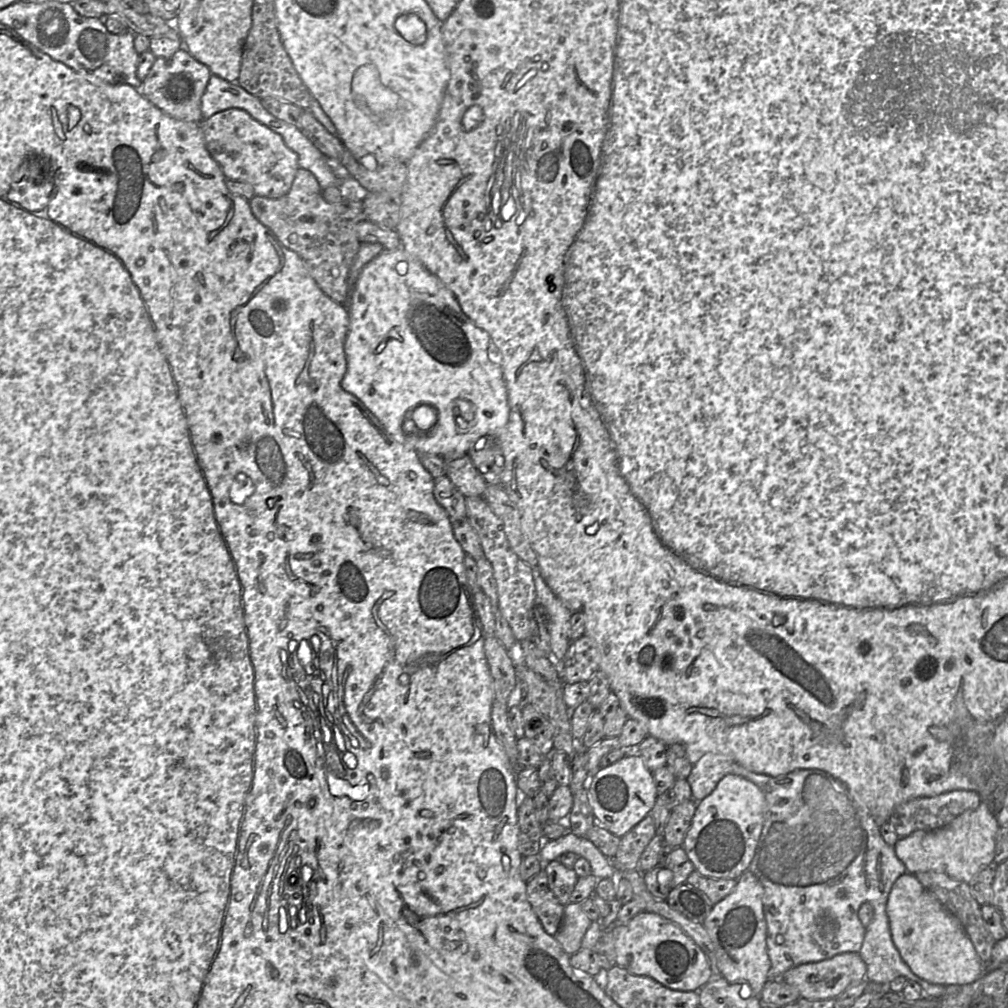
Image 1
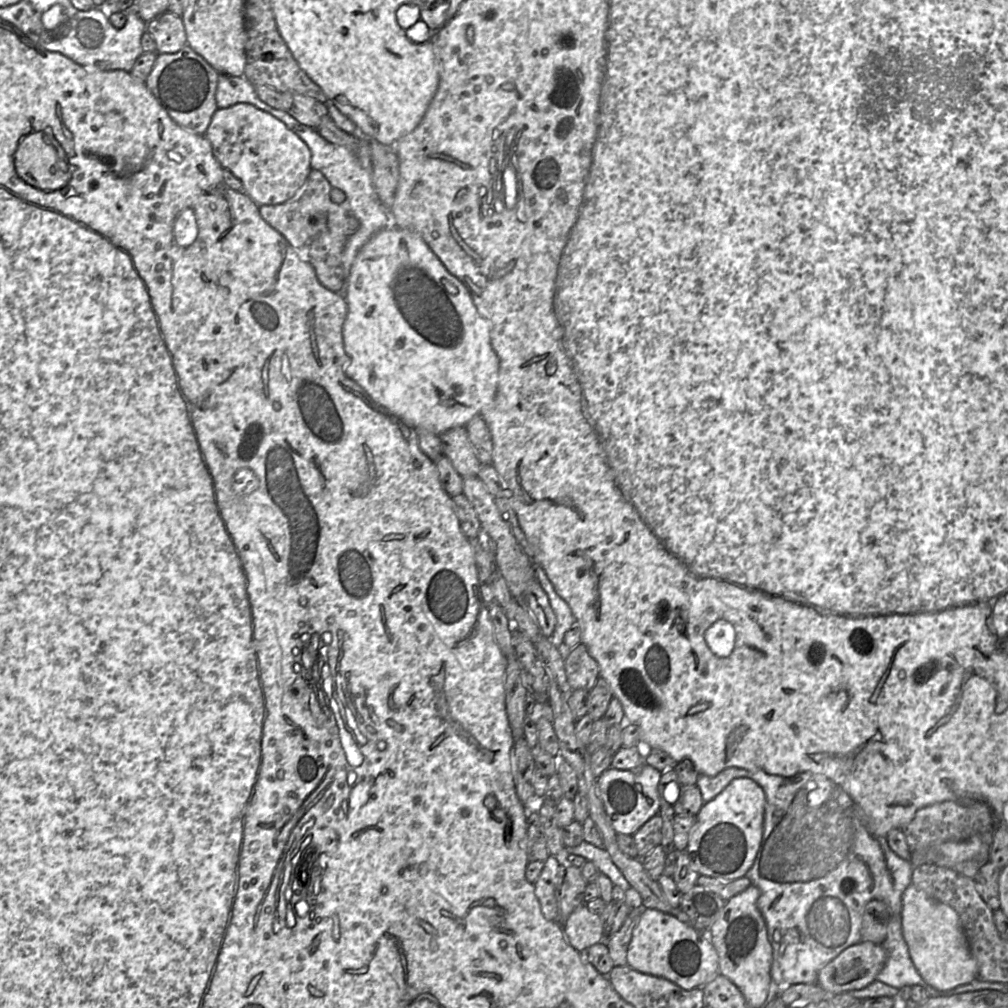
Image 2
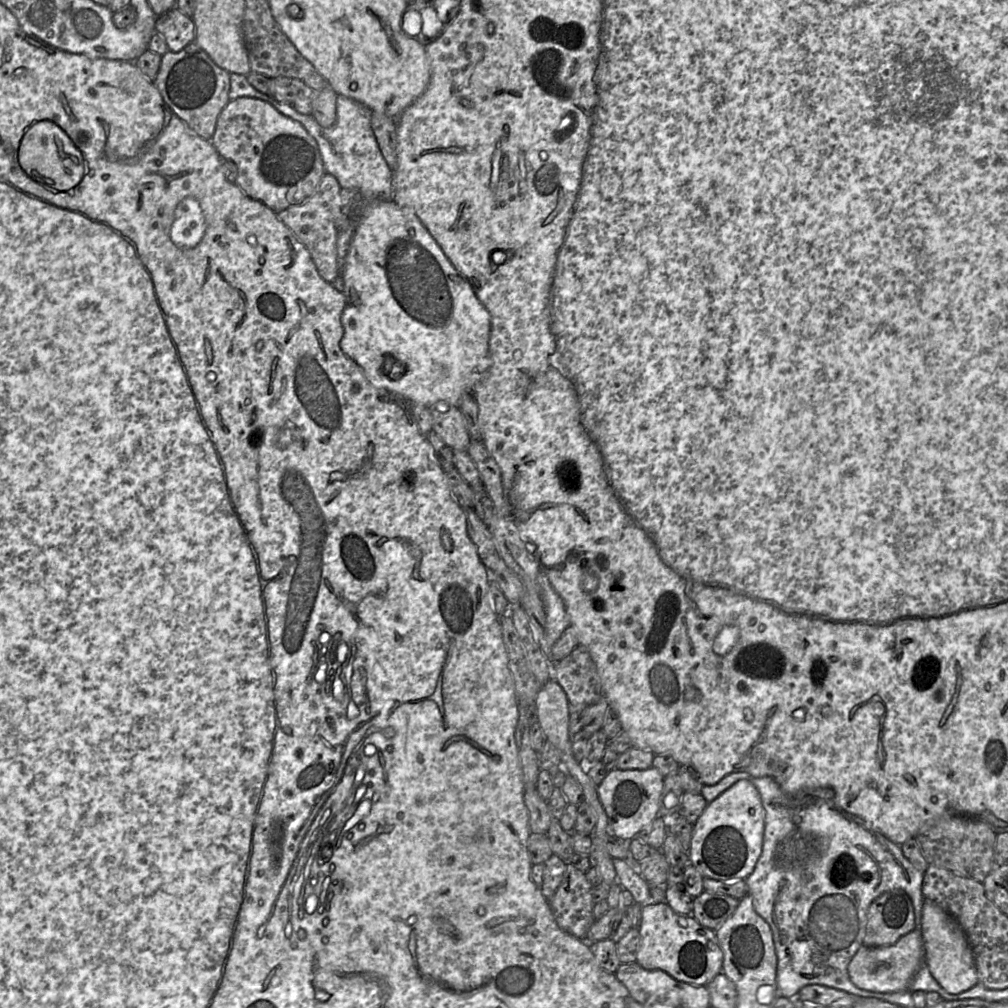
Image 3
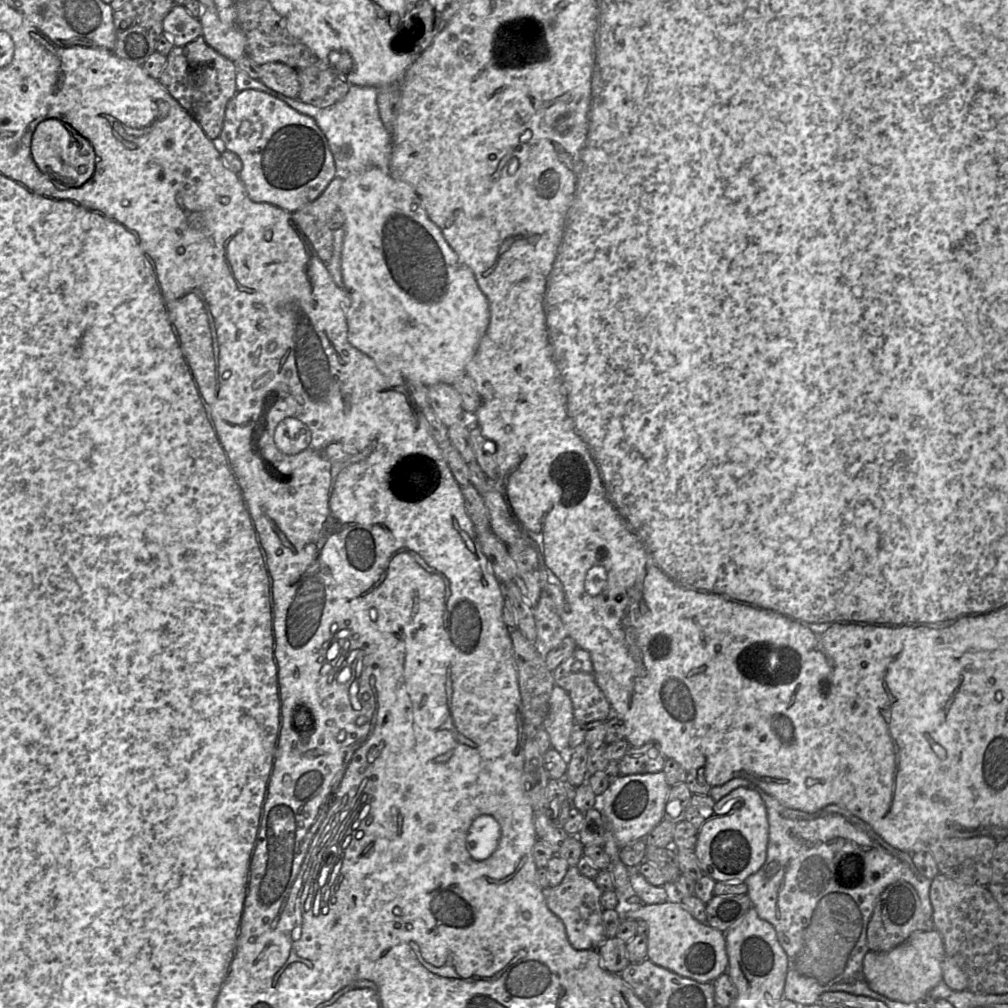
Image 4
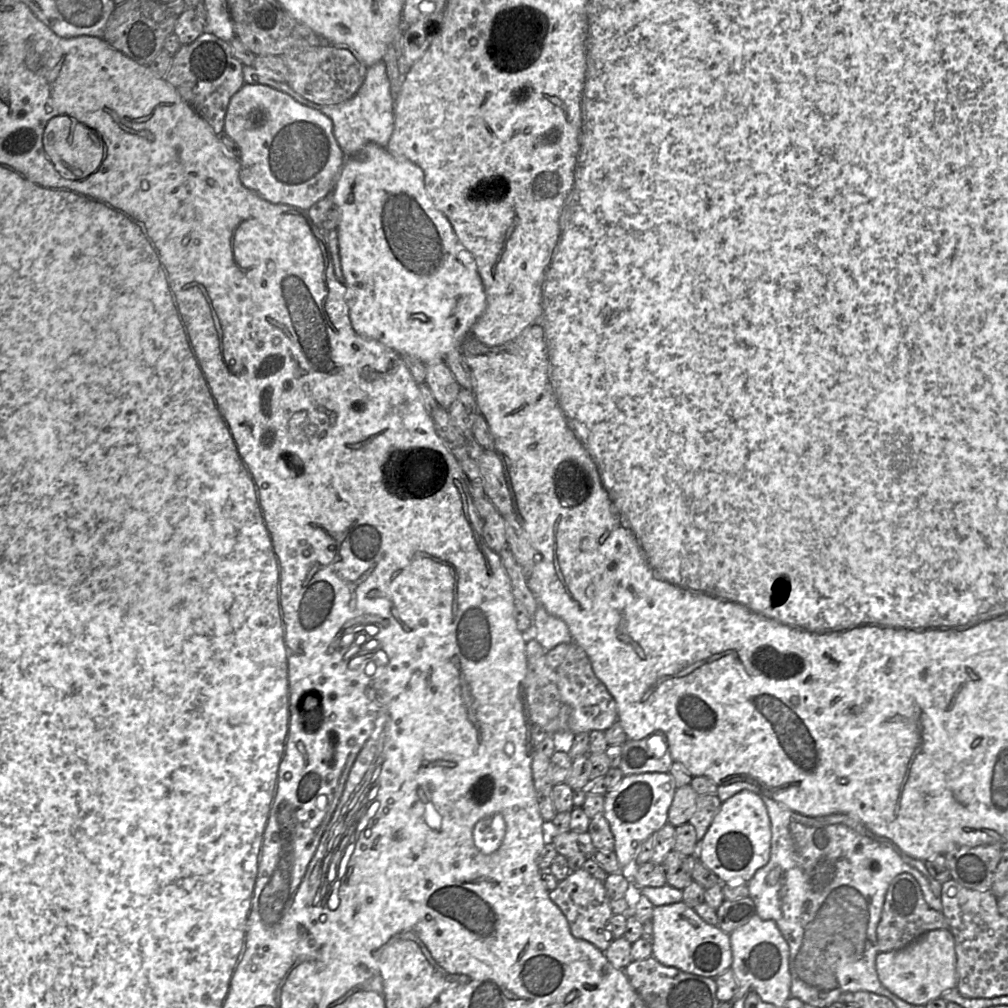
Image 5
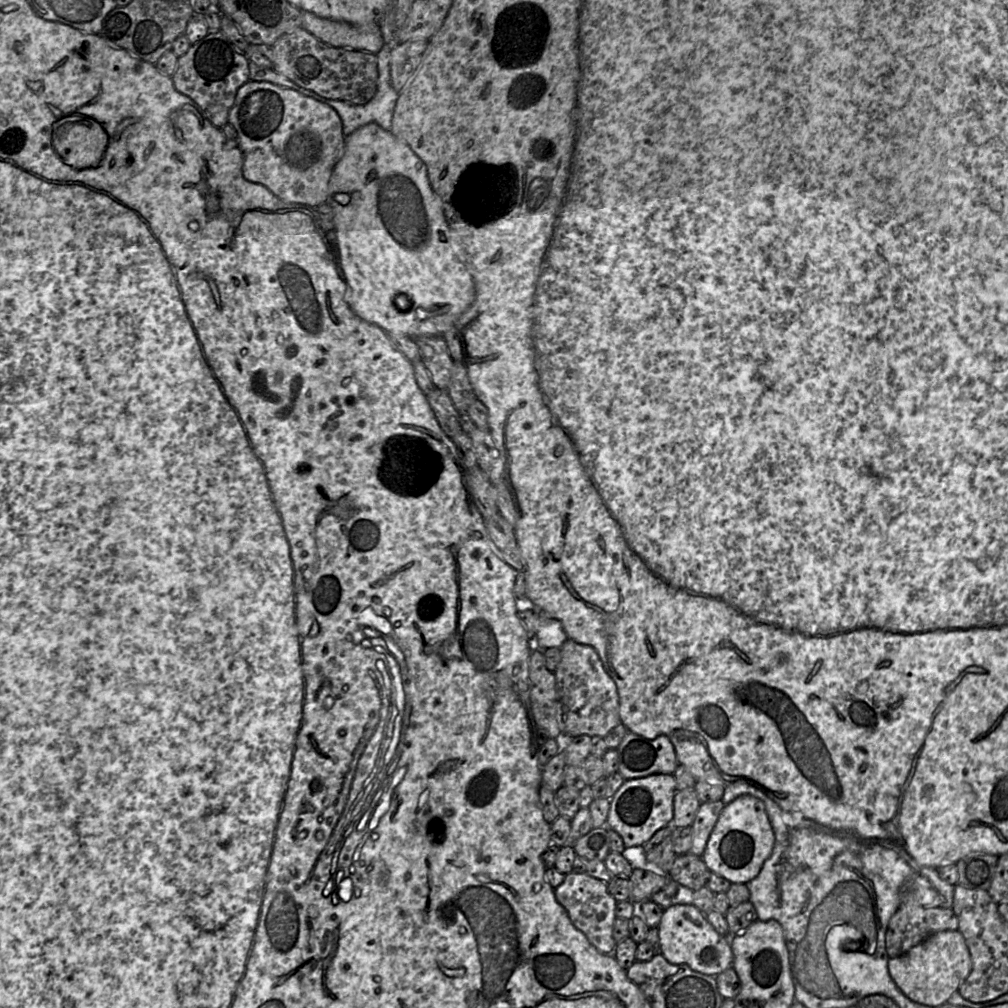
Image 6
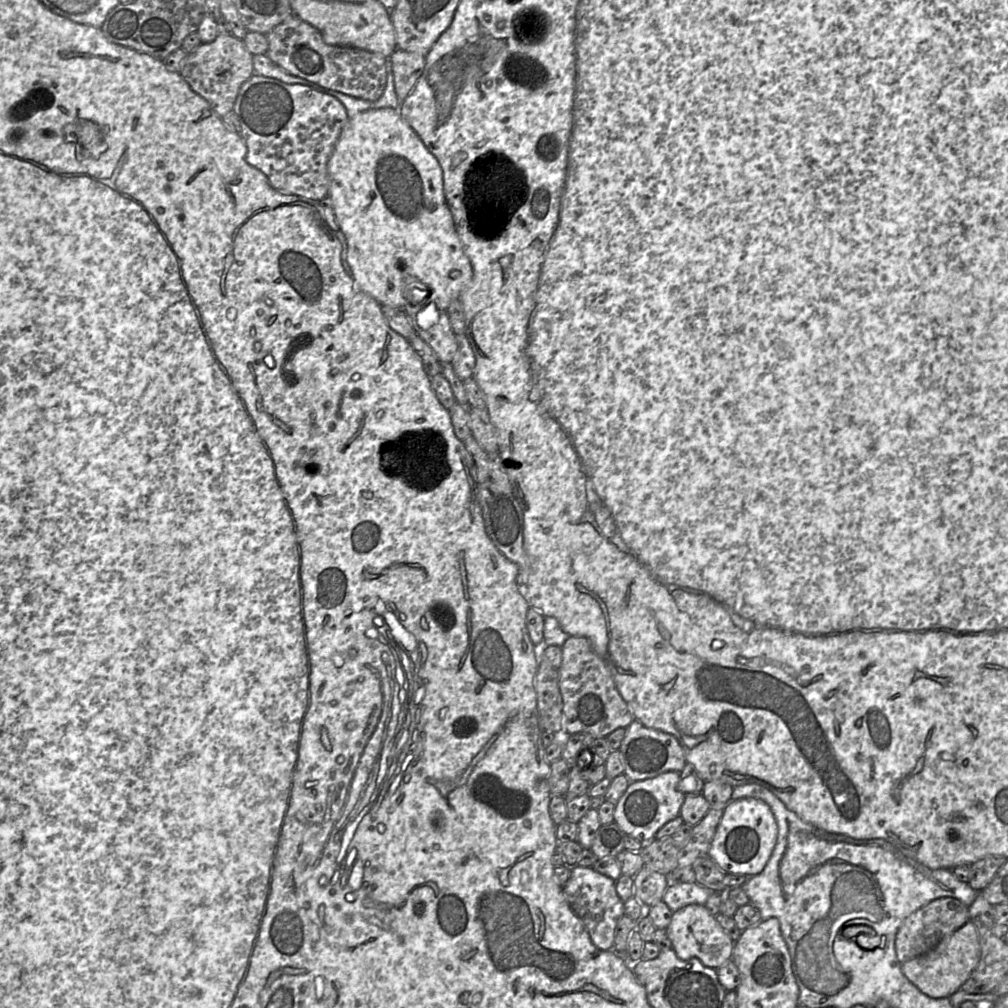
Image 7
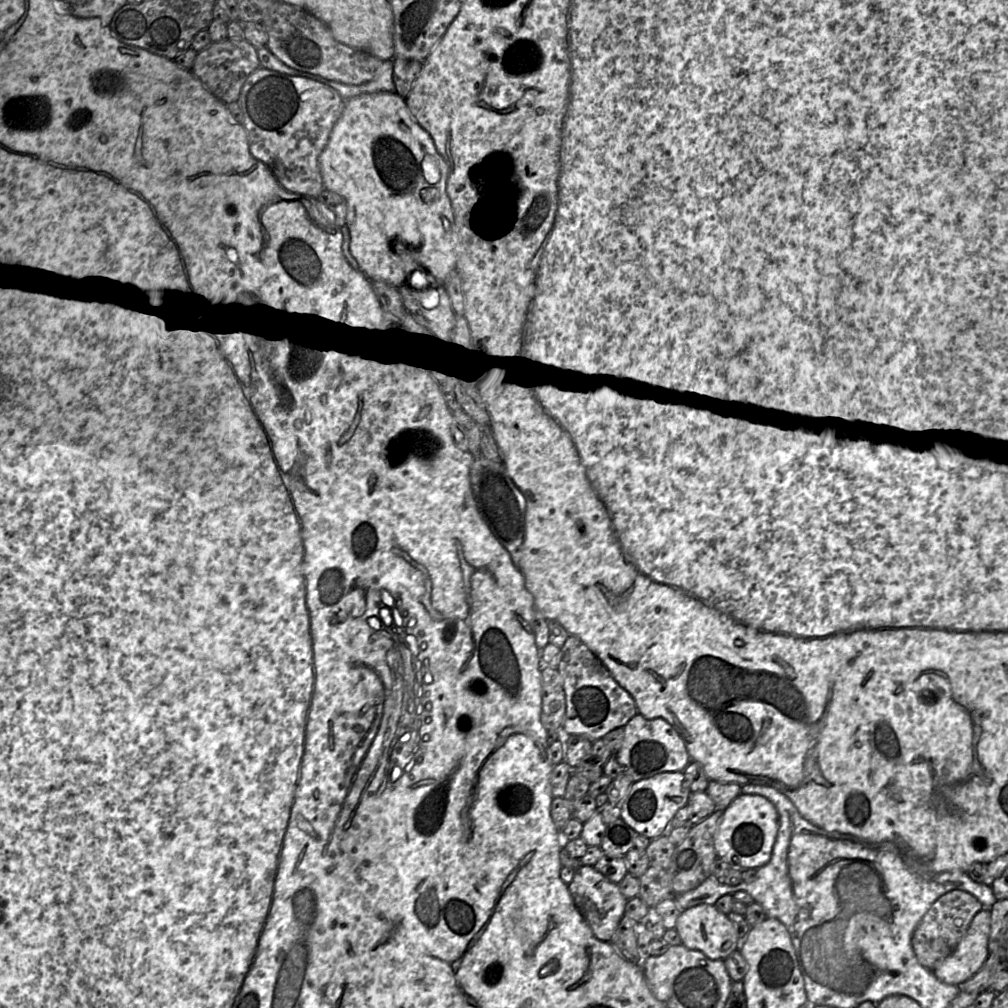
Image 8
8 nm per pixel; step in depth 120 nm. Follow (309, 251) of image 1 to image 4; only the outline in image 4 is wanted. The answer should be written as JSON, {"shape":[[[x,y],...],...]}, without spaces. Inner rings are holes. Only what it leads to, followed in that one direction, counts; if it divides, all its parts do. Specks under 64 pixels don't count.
{"shape":[[[343,175],[335,176],[314,201],[291,213],[292,221],[325,264],[333,255],[333,231],[329,227],[329,220],[339,210],[342,185]]]}

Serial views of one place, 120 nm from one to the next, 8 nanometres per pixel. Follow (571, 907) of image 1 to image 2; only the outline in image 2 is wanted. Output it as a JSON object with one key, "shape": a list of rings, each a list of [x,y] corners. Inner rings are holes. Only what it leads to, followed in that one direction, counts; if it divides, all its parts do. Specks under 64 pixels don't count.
{"shape":[[[585,903],[569,915],[562,930],[568,943],[579,953],[604,939],[600,915],[592,913]]]}

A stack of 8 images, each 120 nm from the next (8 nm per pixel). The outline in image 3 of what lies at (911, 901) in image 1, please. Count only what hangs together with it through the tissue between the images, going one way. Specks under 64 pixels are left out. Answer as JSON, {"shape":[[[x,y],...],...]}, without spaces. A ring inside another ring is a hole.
{"shape":[[[925,898],[920,931],[924,944],[924,964],[945,991],[958,994],[978,983],[975,958],[961,926],[954,917]]]}

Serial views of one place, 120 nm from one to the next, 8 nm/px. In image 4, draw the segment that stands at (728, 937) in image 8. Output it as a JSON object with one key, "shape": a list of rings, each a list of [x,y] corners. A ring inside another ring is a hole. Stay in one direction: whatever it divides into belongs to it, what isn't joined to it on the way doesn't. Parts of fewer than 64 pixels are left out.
{"shape":[[[680,903],[640,905],[625,913],[622,921],[625,919],[642,919],[647,923],[647,959],[654,964],[701,983],[713,982],[727,972],[725,933],[699,922]]]}

